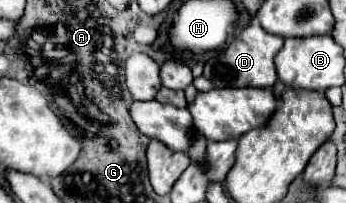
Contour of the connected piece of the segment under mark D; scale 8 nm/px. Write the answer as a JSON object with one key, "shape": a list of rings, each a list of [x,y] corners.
{"shape":[[[250,24],[232,40],[232,44],[218,56],[210,58],[204,66],[204,76],[210,78],[210,82],[216,88],[228,88],[228,86],[254,86],[254,88],[272,88],[276,82],[276,68],[274,68],[274,56],[282,48],[284,38],[278,38],[274,34],[268,34],[262,30],[260,24]]]}

